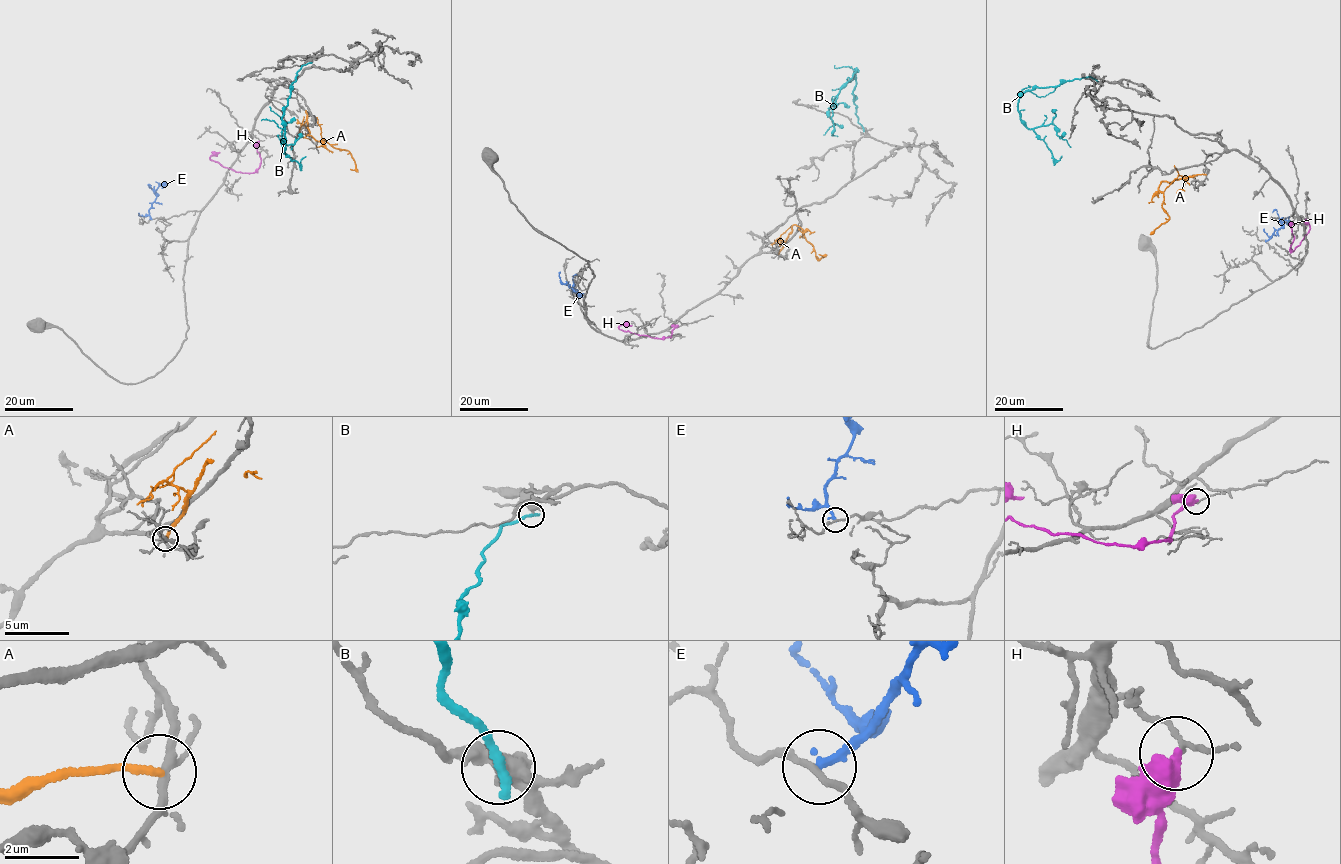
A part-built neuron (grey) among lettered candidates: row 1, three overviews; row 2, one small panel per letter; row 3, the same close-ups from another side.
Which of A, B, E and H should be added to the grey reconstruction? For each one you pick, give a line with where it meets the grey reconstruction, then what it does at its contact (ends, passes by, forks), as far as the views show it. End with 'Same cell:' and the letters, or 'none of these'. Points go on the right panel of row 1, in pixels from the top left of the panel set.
Same cell: none of these

